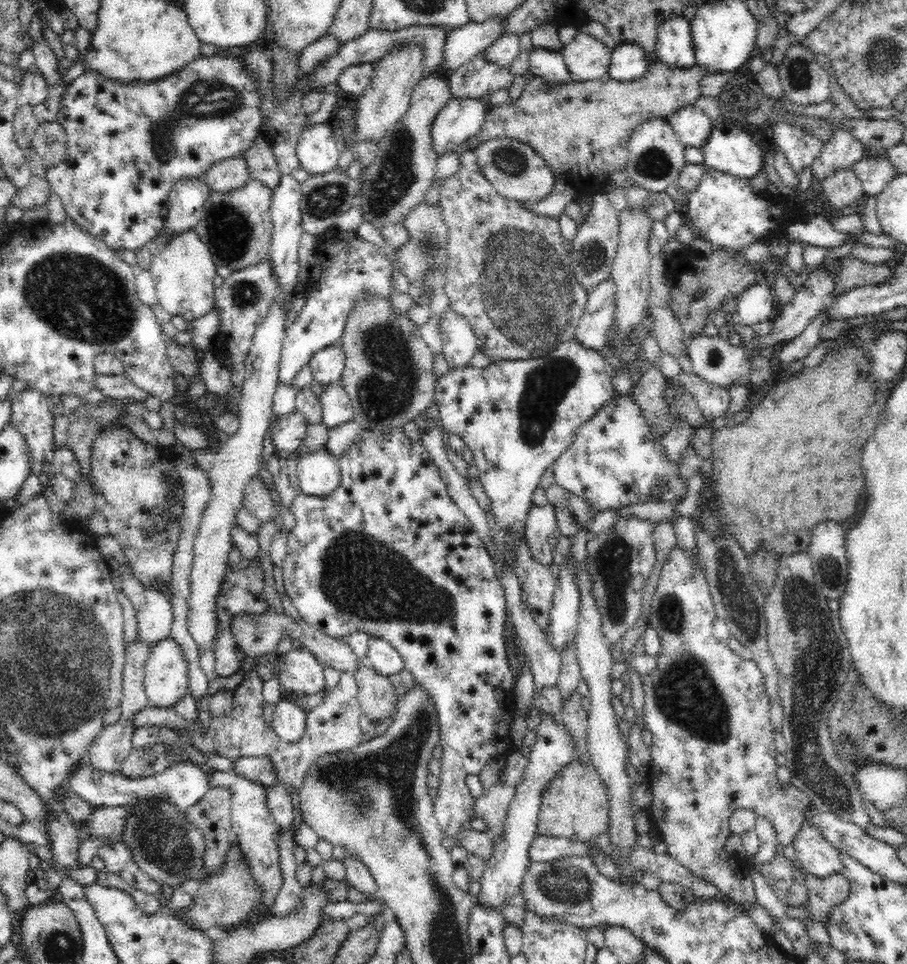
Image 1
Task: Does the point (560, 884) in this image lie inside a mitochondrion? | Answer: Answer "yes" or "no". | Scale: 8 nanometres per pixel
yes

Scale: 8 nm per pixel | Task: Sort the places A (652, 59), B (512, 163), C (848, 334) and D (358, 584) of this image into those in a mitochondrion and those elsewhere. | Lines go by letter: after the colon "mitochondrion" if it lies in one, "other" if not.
A: other
B: mitochondrion
C: other
D: mitochondrion

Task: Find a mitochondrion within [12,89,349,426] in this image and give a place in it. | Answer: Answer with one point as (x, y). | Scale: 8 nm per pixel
(80, 297)

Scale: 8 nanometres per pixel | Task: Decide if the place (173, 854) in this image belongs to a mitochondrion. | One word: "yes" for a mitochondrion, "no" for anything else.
yes

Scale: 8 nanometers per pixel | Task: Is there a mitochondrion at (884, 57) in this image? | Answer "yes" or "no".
yes

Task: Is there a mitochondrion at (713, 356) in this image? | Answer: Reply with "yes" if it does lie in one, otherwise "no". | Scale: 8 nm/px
yes

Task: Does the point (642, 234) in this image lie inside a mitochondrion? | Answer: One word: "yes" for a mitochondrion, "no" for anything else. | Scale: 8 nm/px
no

